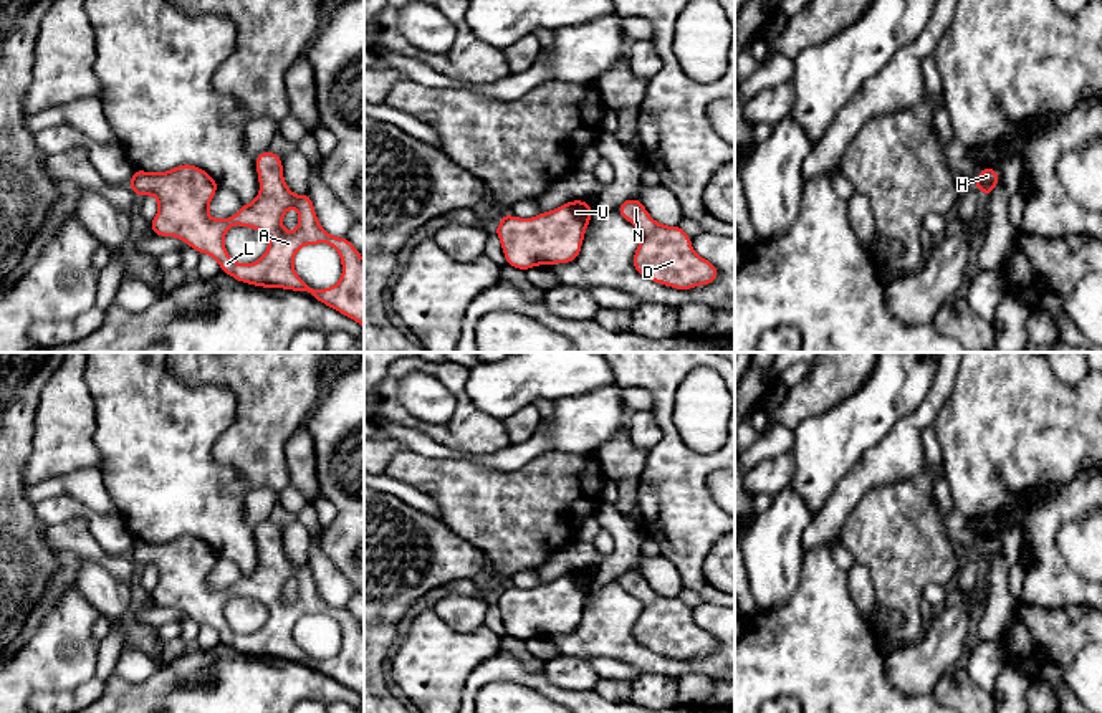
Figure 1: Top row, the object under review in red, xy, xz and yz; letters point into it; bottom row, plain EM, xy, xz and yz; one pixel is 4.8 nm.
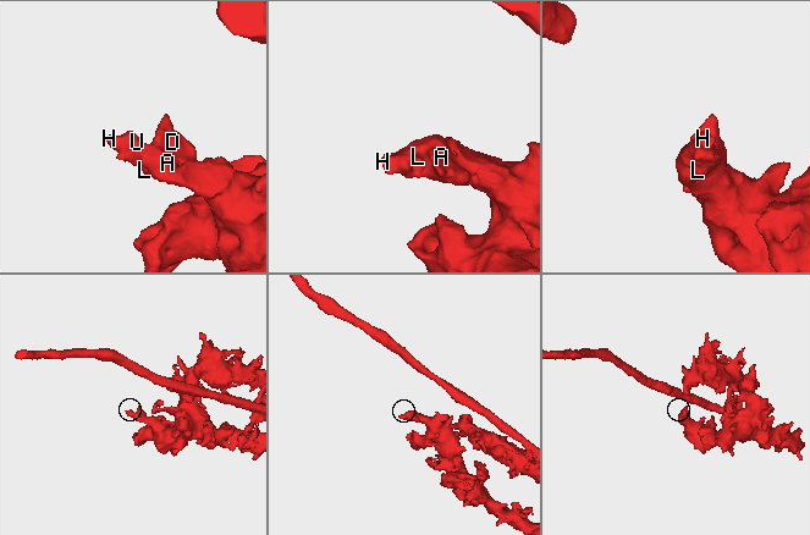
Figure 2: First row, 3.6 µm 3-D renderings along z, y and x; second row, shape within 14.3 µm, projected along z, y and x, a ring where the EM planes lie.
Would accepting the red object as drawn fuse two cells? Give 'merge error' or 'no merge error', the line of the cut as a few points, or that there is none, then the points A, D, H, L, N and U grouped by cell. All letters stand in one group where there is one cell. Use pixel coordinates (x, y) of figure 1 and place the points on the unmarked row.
no merge error; no cut; A D H L N U

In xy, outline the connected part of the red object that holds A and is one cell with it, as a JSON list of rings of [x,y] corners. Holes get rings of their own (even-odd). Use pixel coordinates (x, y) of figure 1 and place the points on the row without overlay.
[[[270,519],[255,529],[260,564],[252,574],[228,589],[215,591],[208,576],[218,554],[200,538],[182,534],[167,543],[146,543],[136,539],[129,557],[139,566],[154,566],[159,581],[151,592],[151,602],[159,607],[177,607],[195,622],[213,627],[220,642],[235,650],[261,658],[283,658],[306,662],[314,670],[357,691],[364,700],[364,630],[344,607],[329,605],[316,587],[309,564],[295,566],[283,549],[283,529]],[[295,577],[299,591],[295,602],[281,596],[285,582]],[[233,597],[250,597],[268,607],[265,625],[242,635],[230,629],[223,609]],[[304,615],[331,615],[341,627],[343,647],[326,660],[308,657],[295,642],[293,629]]]

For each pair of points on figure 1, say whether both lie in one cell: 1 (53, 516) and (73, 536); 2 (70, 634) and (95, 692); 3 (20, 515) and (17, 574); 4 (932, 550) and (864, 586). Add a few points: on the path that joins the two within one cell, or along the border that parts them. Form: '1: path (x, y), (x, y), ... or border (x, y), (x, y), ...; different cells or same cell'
1: border (53, 525), (81, 520), (95, 540); different cells
2: border (93, 677), (68, 690), (52, 690); different cells
3: path (17, 530), (17, 559); same cell
4: border (856, 561), (866, 568), (877, 604); different cells

